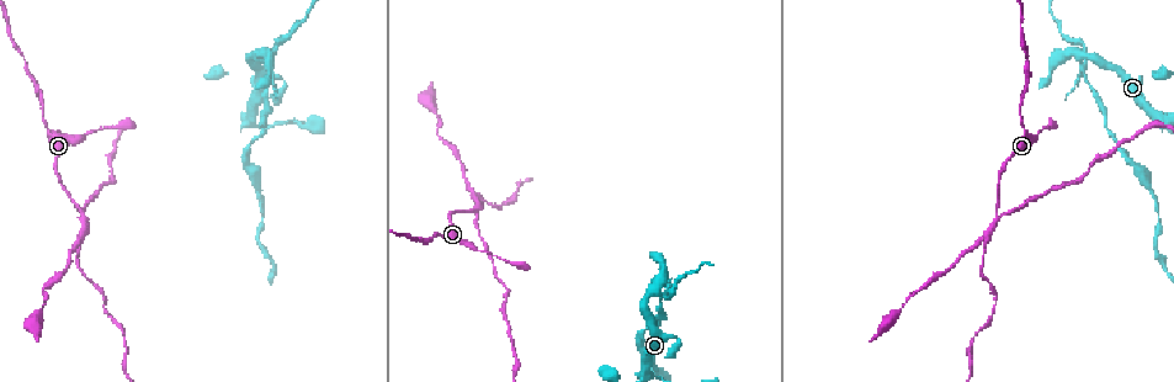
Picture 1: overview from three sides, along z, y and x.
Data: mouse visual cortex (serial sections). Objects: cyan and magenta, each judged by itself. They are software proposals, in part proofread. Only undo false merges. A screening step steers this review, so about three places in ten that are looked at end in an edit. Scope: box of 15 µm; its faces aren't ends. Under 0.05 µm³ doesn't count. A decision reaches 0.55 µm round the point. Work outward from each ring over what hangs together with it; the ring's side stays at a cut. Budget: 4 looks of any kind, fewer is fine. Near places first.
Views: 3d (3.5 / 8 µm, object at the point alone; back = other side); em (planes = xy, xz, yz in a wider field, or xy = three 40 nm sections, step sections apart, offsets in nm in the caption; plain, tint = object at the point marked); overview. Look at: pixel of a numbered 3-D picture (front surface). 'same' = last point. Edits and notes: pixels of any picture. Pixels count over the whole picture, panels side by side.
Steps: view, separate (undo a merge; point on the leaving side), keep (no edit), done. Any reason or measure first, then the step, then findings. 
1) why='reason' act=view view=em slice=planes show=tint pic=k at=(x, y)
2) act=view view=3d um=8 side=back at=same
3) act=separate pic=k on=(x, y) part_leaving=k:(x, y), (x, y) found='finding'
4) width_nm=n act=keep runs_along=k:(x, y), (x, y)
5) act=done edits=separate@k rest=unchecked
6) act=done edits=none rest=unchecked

why='sudden change in width' act=view view=3d um=3.5 pic=1 at=(255, 55)

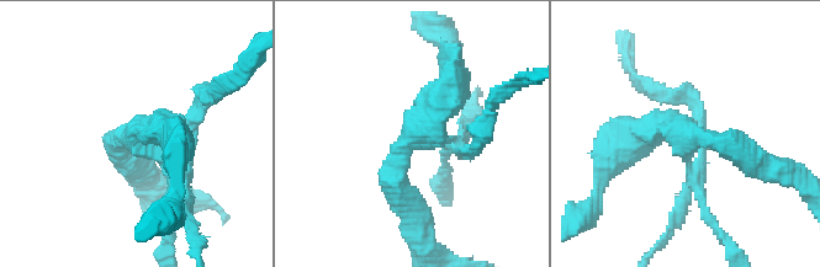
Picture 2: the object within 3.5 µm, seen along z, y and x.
act=separate pic=2 on=(694, 99) part_leaving=2:(689, 164), (708, 218), (734, 251) found='two cells meet here'

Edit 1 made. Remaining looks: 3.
why='redraw' act=view view=overview

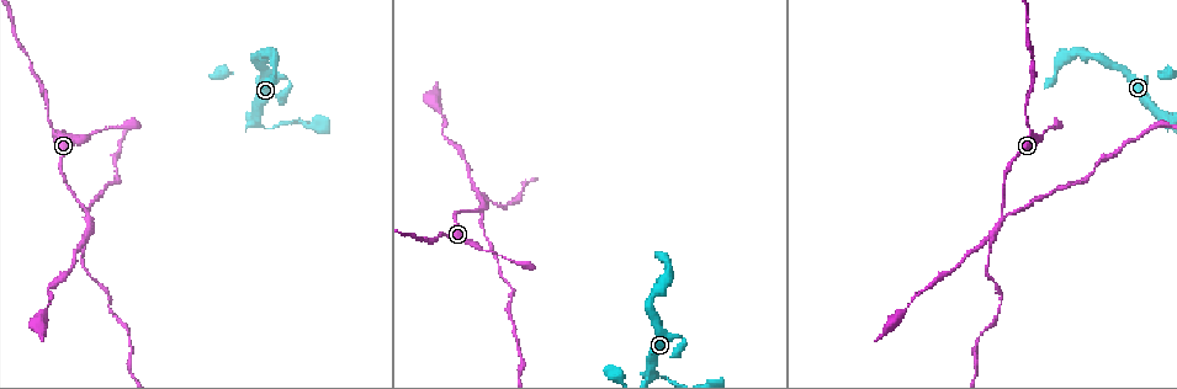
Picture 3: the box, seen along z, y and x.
why='calibre changes' act=view view=3d um=3.5 pic=3 at=(291, 83)

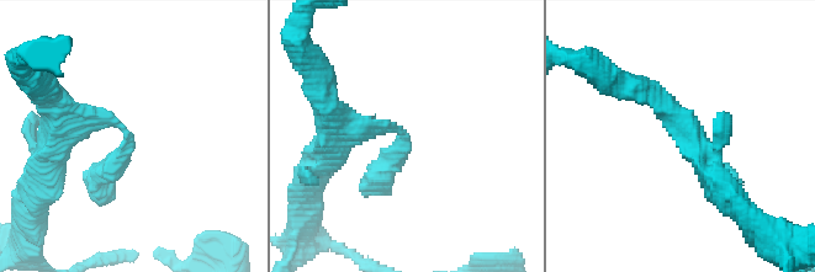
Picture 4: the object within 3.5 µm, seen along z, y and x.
why='now the EM' act=view view=em slice=xy step=1 show=tint pic=4 at=(128, 134)

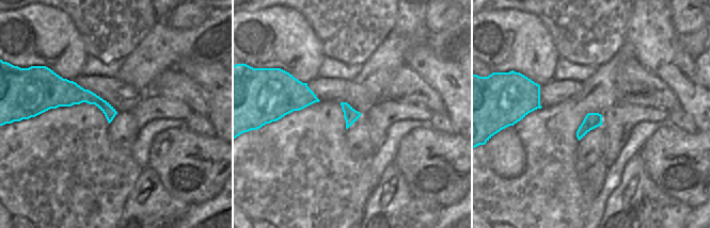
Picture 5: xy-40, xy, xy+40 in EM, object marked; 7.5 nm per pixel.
arm_widths_nm=300,300 act=keep runs_along=4:(57, 136), (83, 120), (125, 131), (99, 188) found='all the same cell'

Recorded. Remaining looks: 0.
act=done edits=separate@2 rest=unchecked

